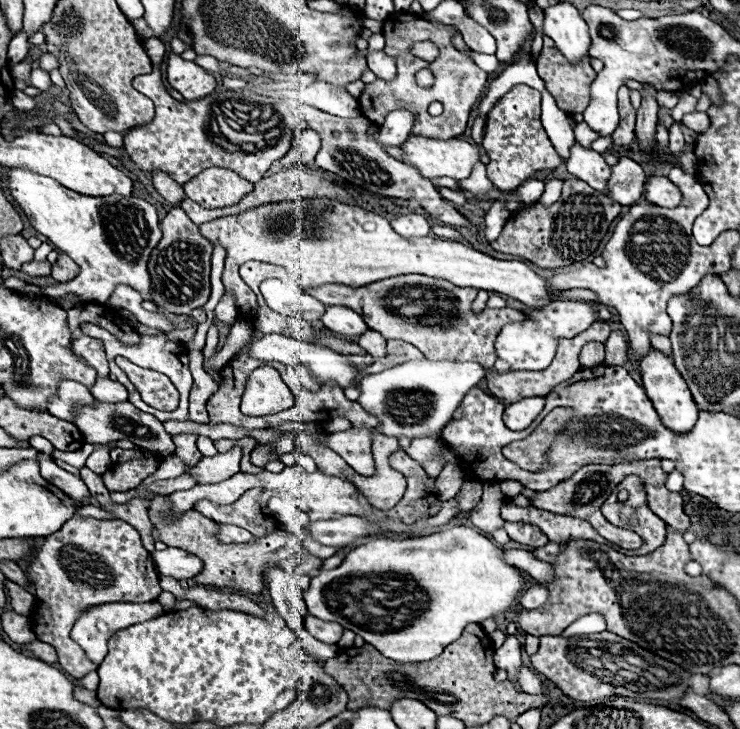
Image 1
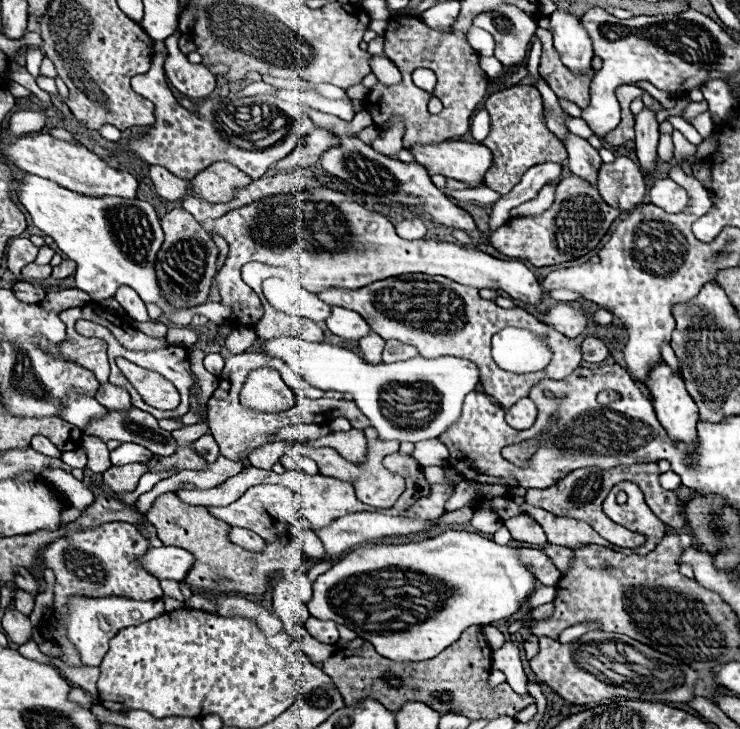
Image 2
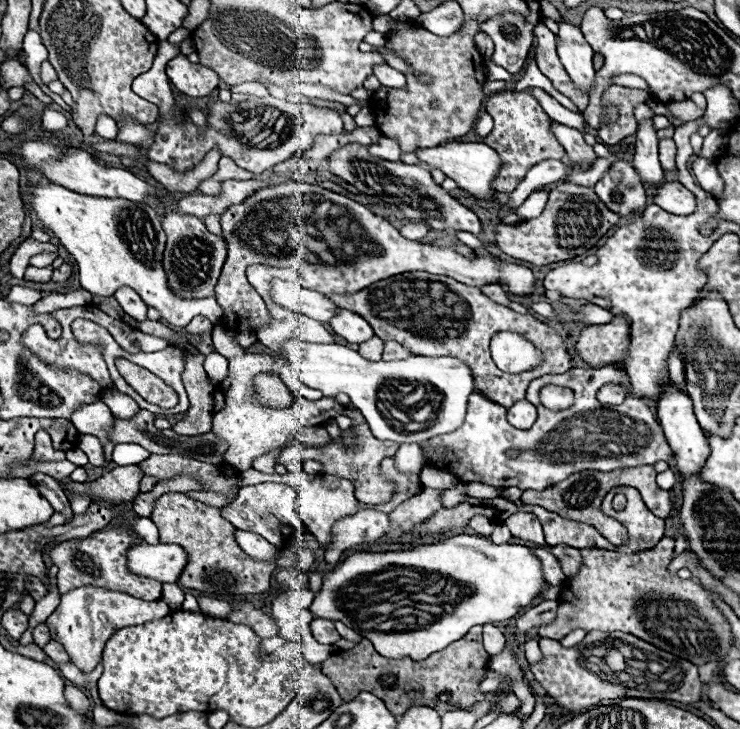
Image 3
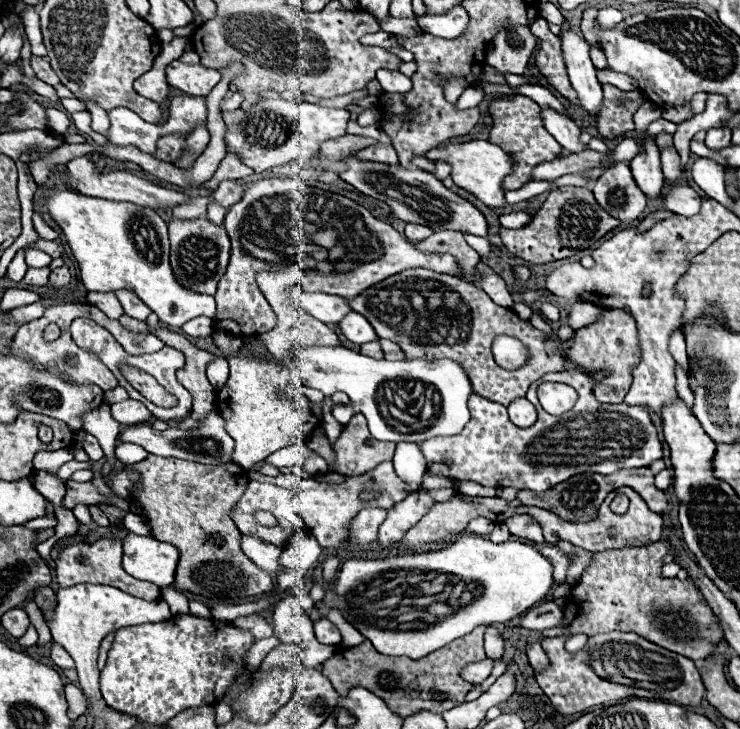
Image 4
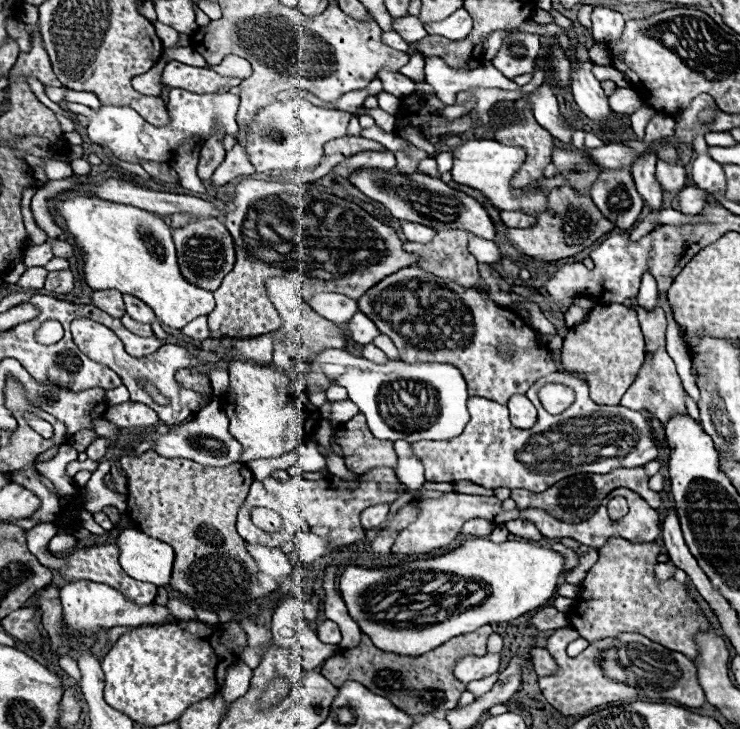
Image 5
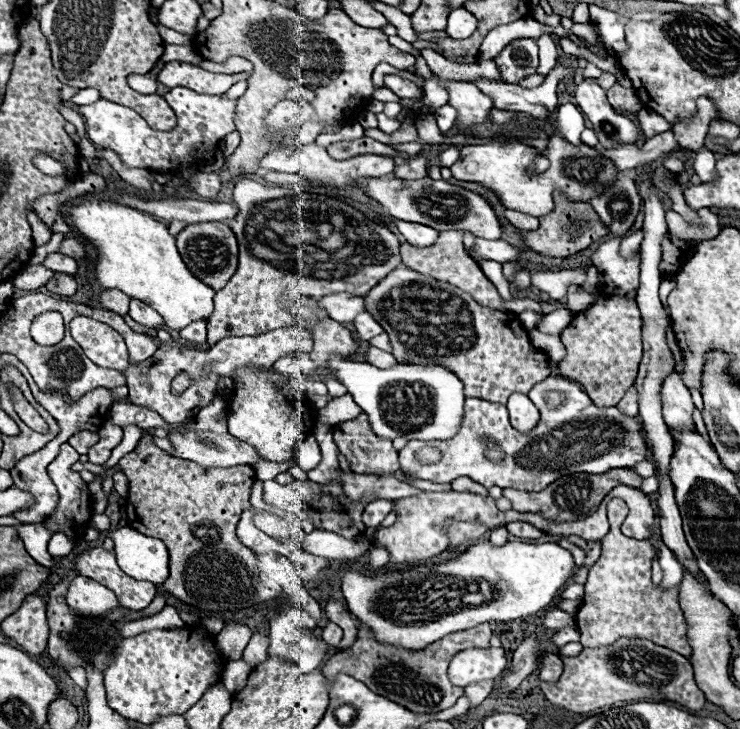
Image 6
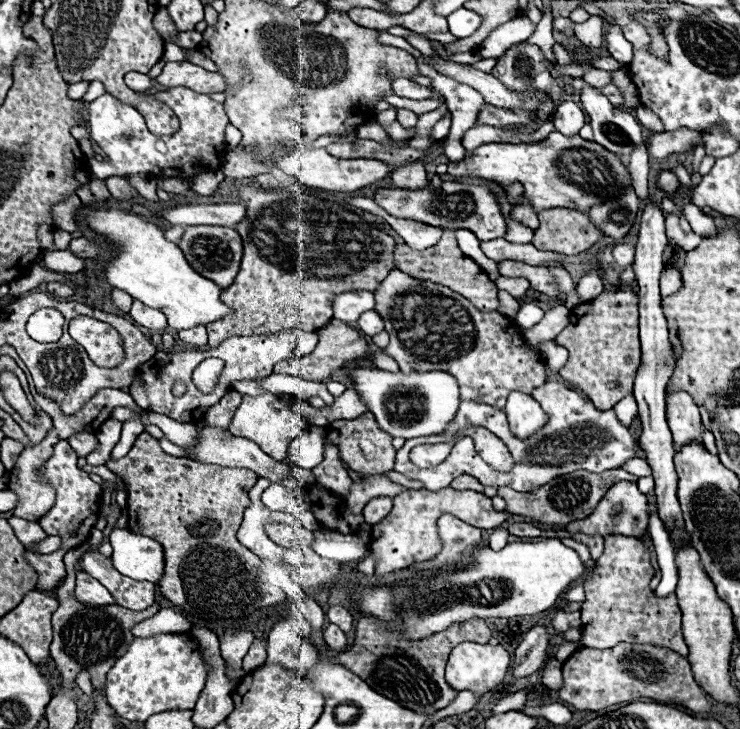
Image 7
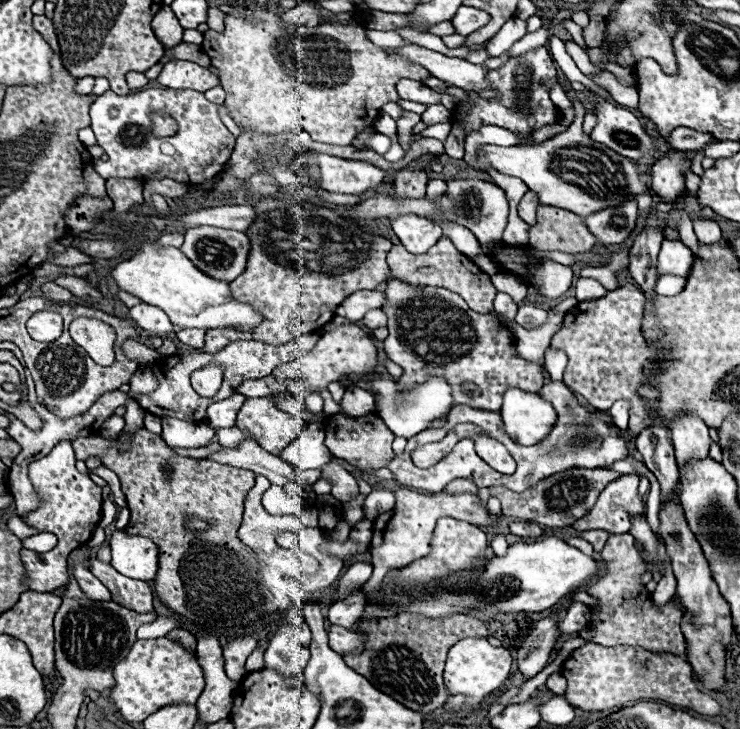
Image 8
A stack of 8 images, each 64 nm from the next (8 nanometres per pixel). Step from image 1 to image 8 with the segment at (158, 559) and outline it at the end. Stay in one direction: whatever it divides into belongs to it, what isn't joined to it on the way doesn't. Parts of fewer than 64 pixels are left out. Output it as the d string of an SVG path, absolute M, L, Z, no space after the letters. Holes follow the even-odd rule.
M114 530L110 538L110 564L124 576L150 582L158 574L158 546L144 536L128 536L124 530Z

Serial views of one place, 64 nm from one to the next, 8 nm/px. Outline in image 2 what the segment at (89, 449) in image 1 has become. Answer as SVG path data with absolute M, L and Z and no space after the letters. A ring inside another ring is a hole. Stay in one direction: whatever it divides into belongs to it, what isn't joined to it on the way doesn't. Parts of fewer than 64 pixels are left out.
M84 450L62 452L60 458L62 458L68 466L72 466L72 468L86 468L86 452L84 452Z

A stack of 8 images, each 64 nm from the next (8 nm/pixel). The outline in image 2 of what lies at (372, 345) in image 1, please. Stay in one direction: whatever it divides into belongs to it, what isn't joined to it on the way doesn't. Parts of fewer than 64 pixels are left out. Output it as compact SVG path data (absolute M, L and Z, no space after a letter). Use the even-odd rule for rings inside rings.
M370 332L368 336L364 336L358 342L360 350L364 352L364 360L368 360L370 364L378 364L382 362L382 350L384 350L384 340L380 336L376 336L376 332Z

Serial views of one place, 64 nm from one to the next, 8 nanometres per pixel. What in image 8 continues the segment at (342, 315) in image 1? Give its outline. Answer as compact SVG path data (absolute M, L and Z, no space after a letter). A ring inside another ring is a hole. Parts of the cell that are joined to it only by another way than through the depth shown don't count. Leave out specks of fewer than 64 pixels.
M372 310L372 312L368 312L368 314L362 318L362 324L364 324L368 330L382 328L382 326L386 326L386 314L384 314L382 310Z

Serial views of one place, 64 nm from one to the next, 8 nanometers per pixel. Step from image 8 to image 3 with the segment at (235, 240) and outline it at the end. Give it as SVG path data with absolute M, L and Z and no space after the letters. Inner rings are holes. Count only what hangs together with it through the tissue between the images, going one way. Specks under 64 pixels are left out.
M172 212L164 216L162 228L168 236L166 250L162 256L164 272L168 276L168 286L178 296L186 298L204 298L214 294L214 286L218 282L222 264L226 260L226 244L222 238L208 232L202 220L194 216L180 216L180 212Z

